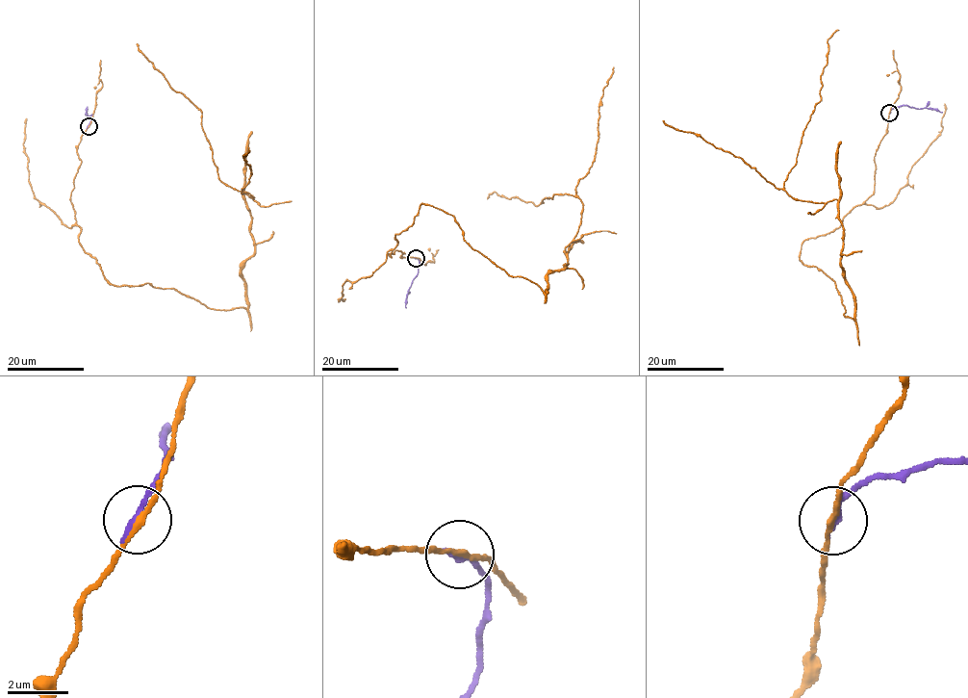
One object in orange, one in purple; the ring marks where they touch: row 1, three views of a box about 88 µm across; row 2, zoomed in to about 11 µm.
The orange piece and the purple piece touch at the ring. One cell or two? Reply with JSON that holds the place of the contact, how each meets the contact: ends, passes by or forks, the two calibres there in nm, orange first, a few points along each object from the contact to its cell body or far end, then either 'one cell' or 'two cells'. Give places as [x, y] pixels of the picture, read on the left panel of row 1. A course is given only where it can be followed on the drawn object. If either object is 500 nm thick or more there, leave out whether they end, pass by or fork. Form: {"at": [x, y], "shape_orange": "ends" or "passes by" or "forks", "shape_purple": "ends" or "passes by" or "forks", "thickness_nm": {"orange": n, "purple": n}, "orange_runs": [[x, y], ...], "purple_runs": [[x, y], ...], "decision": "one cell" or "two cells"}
{"at": [89, 126], "shape_orange": "passes by", "shape_purple": "ends", "thickness_nm": {"orange": 170, "purple": 260}, "orange_runs": [[89, 126], [70, 197], [103, 275], [246, 308], [242, 192], [254, 196], [221, 181], [202, 113], [137, 44]], "purple_runs": [[89, 126], [92, 114], [89, 116], [88, 115]], "decision": "two cells"}

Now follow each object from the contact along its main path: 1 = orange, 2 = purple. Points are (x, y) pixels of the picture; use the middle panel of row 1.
1: (416, 258), (389, 254), (422, 203), (545, 293), (567, 266), (582, 204), (556, 193), (537, 205), (487, 199)
2: (416, 258), (418, 274), (408, 293), (406, 308)

